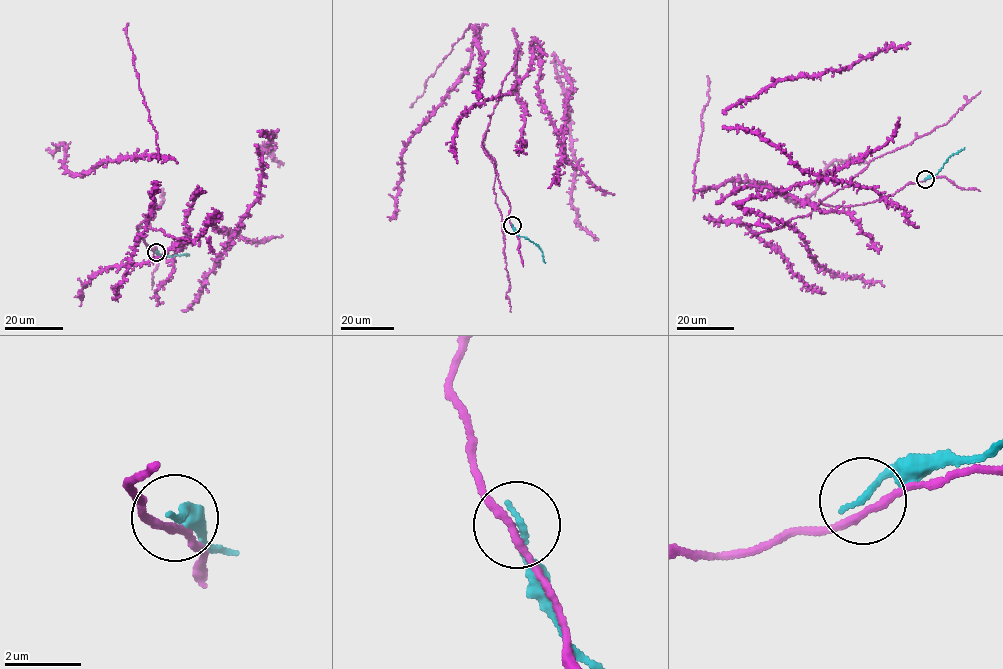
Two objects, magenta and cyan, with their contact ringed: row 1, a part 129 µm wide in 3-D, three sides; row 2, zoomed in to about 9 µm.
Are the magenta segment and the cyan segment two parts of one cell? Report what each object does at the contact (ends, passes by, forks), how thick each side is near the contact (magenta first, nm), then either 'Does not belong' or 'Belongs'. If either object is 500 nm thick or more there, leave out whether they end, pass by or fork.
At the ring magenta passes by. At the ring cyan ends. Thickness 190 nm (magenta) against 180 nm. Does not belong

